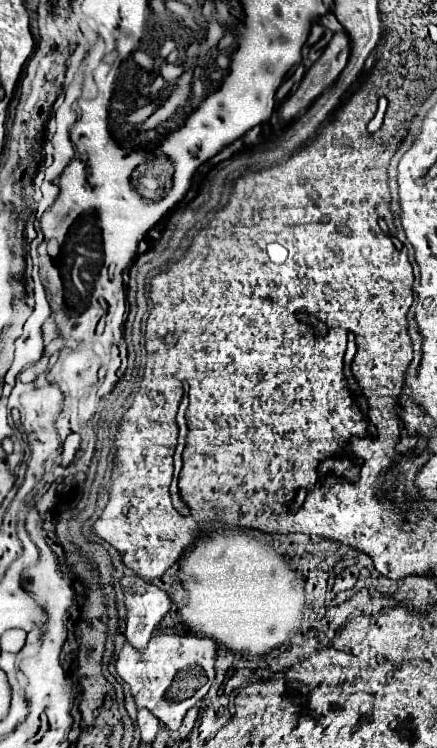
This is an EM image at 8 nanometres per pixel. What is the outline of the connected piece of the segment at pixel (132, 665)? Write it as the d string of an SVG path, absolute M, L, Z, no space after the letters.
M162 633L152 637L144 649L136 649L124 641L116 659L116 671L118 677L130 685L136 707L152 711L160 725L176 731L188 709L200 701L214 683L214 661L216 643L212 639Z

